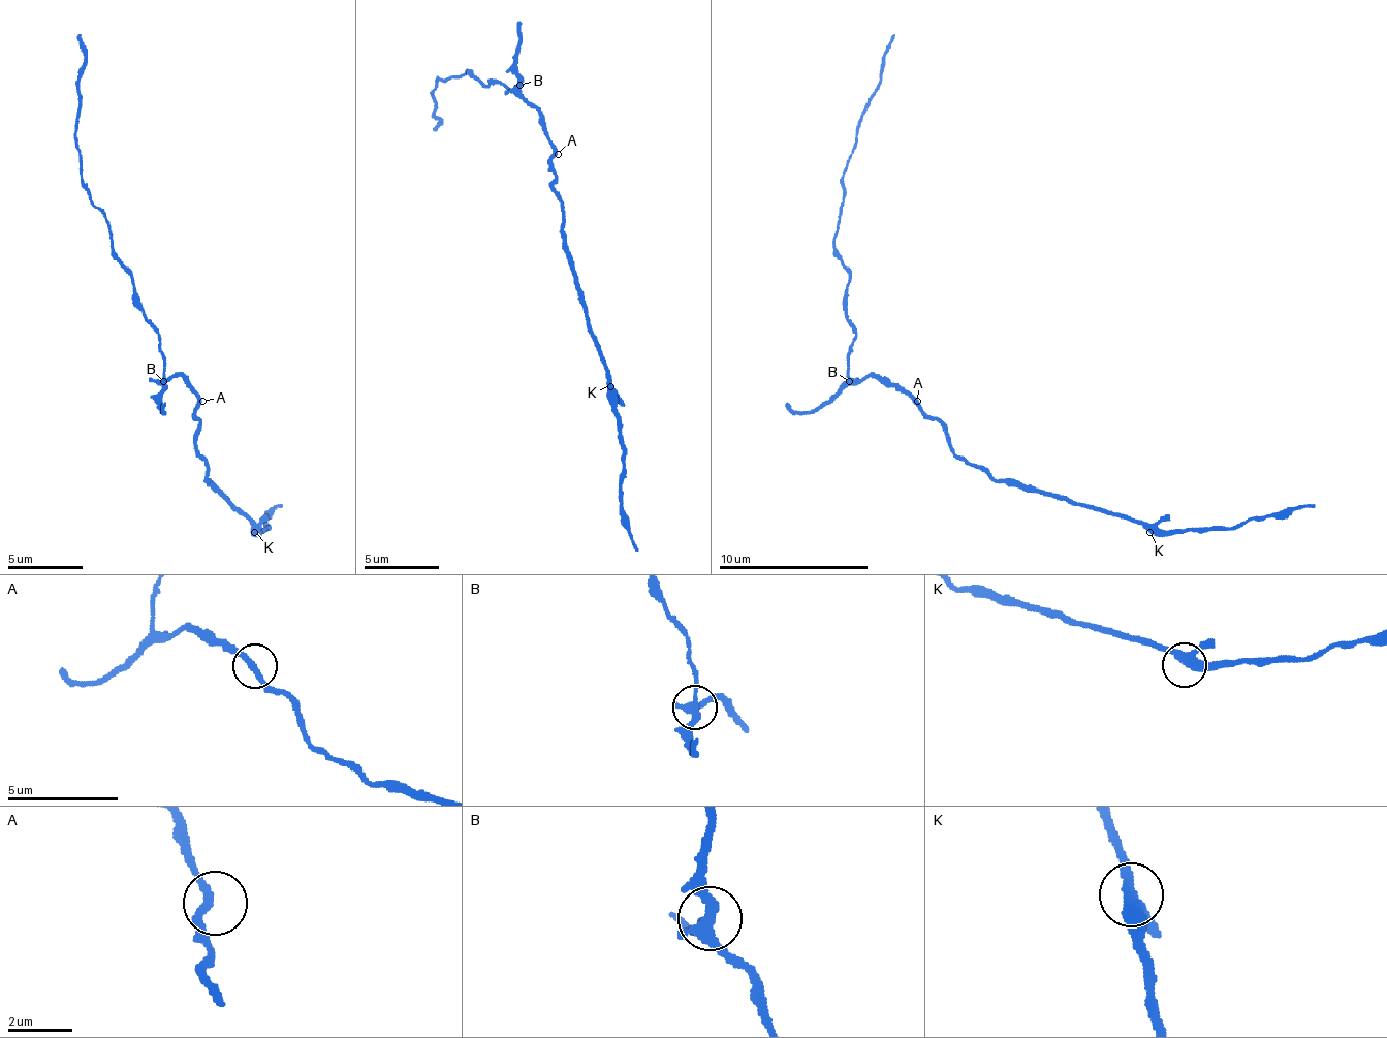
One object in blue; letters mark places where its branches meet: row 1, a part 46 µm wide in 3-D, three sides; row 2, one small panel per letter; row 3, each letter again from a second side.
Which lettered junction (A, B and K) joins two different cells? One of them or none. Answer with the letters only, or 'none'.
B

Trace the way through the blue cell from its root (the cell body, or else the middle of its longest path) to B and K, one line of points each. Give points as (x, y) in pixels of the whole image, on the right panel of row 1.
B: (913, 401), (906, 394), (883, 386), (869, 375), (857, 382), (850, 382)
K: (913, 401), (943, 428), (947, 446), (958, 458), (981, 465), (996, 479), (1018, 479), (1124, 513), (1149, 532)

